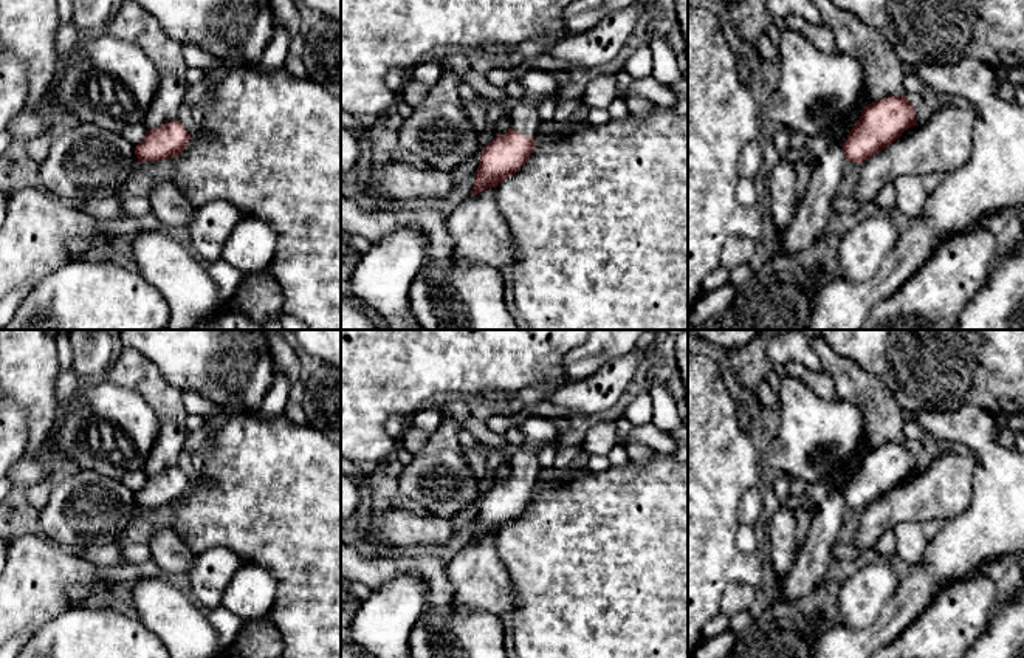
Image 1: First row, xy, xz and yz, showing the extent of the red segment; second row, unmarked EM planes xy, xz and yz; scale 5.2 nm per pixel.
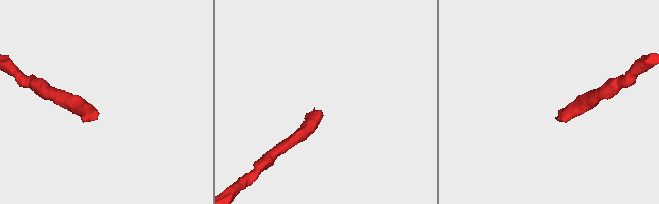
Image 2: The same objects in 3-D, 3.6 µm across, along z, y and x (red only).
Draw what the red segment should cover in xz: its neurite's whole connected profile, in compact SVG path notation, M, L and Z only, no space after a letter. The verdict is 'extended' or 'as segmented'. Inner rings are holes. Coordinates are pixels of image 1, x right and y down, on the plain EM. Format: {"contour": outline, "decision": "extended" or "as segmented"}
{"contour": "M508 475L503 482L496 482L480 500L471 542L477 542L488 534L497 534L503 526L519 519L534 494L534 483L521 483L513 475Z", "decision": "as segmented"}

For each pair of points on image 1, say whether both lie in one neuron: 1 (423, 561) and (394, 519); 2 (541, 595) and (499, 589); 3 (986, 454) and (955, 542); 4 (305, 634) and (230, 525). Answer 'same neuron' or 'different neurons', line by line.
1: different neurons
2: different neurons
3: same neuron
4: same neuron

